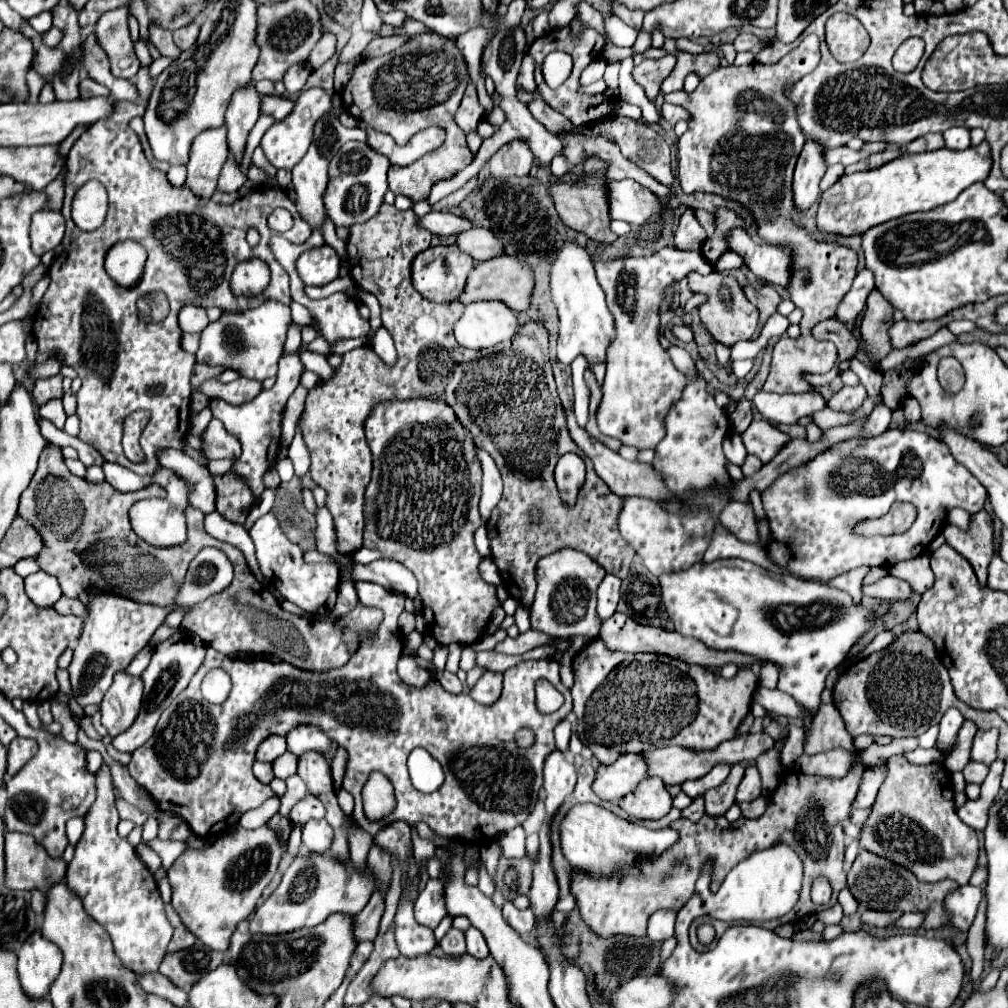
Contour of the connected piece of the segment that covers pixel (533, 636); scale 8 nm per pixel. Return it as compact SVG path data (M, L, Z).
M527 630L525 634L519 634L517 638L505 638L499 642L493 650L499 652L499 654L523 654L535 646L545 646L545 644L551 644L559 638L547 634L541 634L537 630Z

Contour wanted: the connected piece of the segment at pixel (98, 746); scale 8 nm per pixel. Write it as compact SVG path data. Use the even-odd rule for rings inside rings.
M79 730L79 744L83 746L83 750L87 750L87 752L91 752L91 750L97 750L97 752L101 752L103 754L103 758L107 758L107 750L105 750L105 746L103 746L103 742L95 742L95 740L91 740L91 738L87 738L87 734L83 732L83 730Z

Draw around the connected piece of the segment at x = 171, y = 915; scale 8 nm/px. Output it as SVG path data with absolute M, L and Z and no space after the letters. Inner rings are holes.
M167 904L167 906L165 906L165 912L167 912L169 922L171 922L171 924L173 924L173 928L175 928L175 934L173 934L171 942L169 942L169 952L177 952L177 950L185 950L185 948L193 946L197 938L195 938L195 936L185 928L185 924L181 922L181 918L177 916L177 912L173 910L173 906L171 906L171 904Z

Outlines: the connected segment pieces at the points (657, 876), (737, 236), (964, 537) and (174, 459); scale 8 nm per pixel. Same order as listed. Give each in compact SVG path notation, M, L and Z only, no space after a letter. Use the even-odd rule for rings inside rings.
M857 766L845 778L821 778L821 776L807 776L801 772L789 772L773 796L769 798L769 806L765 814L757 820L749 820L741 816L737 826L729 822L725 816L703 816L699 822L691 822L679 818L671 824L673 830L679 832L679 842L667 850L667 854L657 858L657 872L643 872L643 862L635 862L627 866L617 876L589 876L581 870L573 870L571 876L571 894L575 896L579 914L583 922L595 934L603 938L613 938L617 934L641 938L647 930L647 920L657 910L675 910L679 912L687 900L695 892L695 882L701 874L703 864L711 858L713 872L711 872L711 892L717 892L727 872L737 866L741 860L749 858L757 850L765 850L777 842L787 842L795 850L799 850L803 866L805 866L805 880L803 890L797 906L793 912L781 918L781 924L803 920L809 914L817 914L837 902L837 894L847 886L845 870L843 870L843 826L841 822L849 816L851 804L855 800L859 782L861 782L863 768ZM817 876L825 876L833 888L833 896L829 904L819 906L811 900L811 884Z
M741 228L729 232L727 242L729 242L731 250L737 252L745 260L745 266L755 276L759 276L761 280L765 280L769 284L777 284L777 286L783 286L783 288L789 286L789 270L791 270L791 264L793 264L793 254L791 254L789 246L773 246L773 244L765 244L765 242L759 244L755 240L751 240L749 234L745 230L741 230Z
M987 510L971 514L967 530L949 524L943 536L951 548L955 548L973 566L979 584L987 586L987 566L993 558L993 524Z
M161 450L161 454L157 454L157 460L161 462L161 466L175 470L189 482L189 488L191 488L189 502L193 508L199 508L205 514L215 510L217 490L205 466L191 460L189 454L181 454L179 450Z

